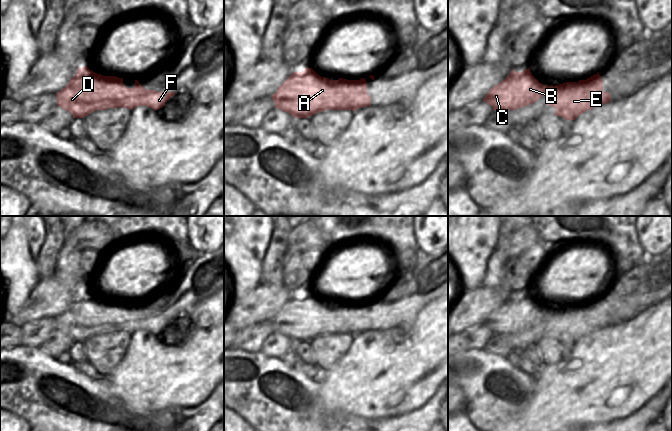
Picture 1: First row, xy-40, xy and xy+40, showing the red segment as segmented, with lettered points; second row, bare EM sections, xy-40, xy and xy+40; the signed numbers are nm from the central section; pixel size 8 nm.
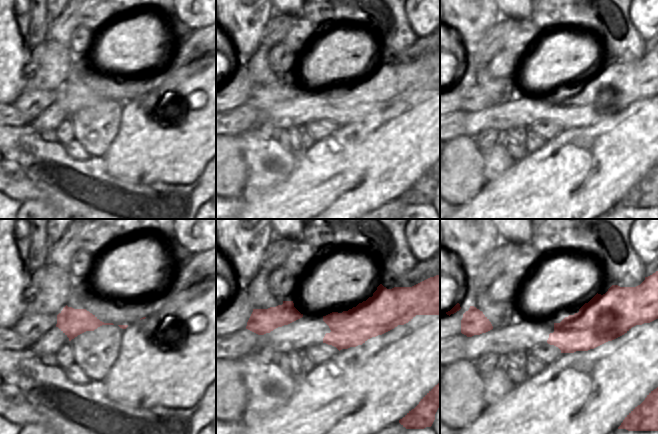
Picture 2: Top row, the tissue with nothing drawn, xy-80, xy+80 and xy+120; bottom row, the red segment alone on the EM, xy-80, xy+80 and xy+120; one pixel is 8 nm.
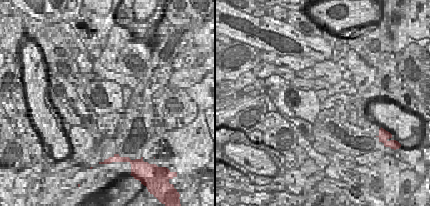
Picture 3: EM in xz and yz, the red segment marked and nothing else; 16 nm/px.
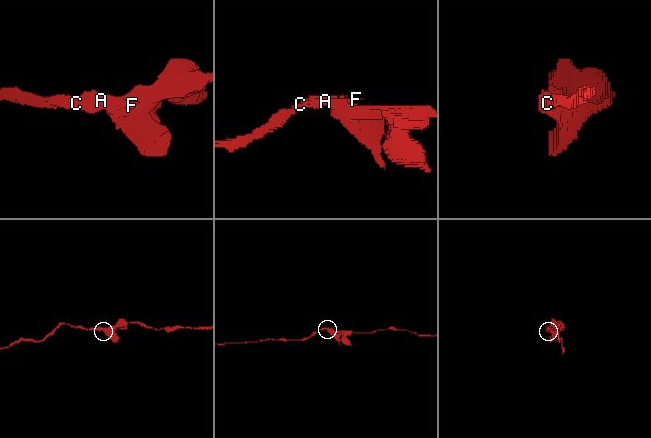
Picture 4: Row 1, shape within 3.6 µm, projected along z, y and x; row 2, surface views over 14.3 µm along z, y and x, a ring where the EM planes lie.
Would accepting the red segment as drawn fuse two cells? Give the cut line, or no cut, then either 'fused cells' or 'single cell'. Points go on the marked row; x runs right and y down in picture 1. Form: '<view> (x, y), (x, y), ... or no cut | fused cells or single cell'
xy+40 (588, 84), (585, 89), (565, 93), (547, 92), (544, 95) | fused cells

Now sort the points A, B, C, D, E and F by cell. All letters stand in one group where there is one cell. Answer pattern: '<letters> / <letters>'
A B C D F / E

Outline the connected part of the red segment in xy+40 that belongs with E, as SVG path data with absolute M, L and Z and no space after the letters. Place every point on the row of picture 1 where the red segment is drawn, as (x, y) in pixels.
M599 72L586 79L588 88L578 92L560 94L546 93L547 105L556 109L555 115L566 120L575 120L580 114L602 104L611 102L611 95L603 91Z

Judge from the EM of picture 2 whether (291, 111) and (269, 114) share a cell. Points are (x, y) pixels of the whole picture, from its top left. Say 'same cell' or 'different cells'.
same cell

